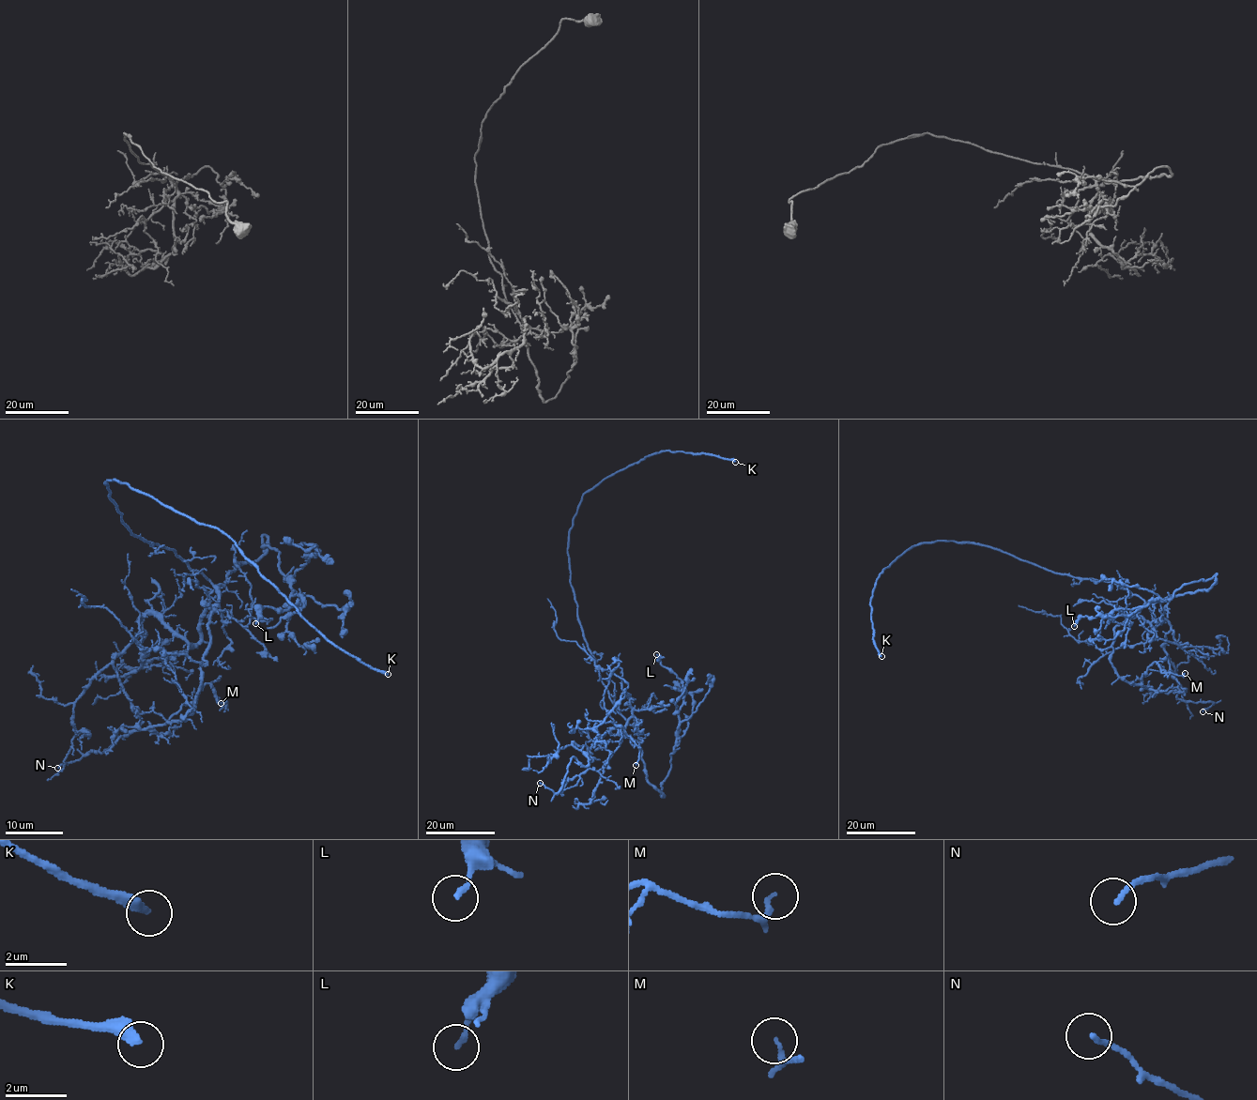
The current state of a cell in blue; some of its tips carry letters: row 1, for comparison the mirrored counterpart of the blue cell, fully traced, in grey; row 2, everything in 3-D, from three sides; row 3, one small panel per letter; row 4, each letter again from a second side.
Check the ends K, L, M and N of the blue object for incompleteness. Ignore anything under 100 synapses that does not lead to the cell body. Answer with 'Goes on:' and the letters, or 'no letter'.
Goes on: K

